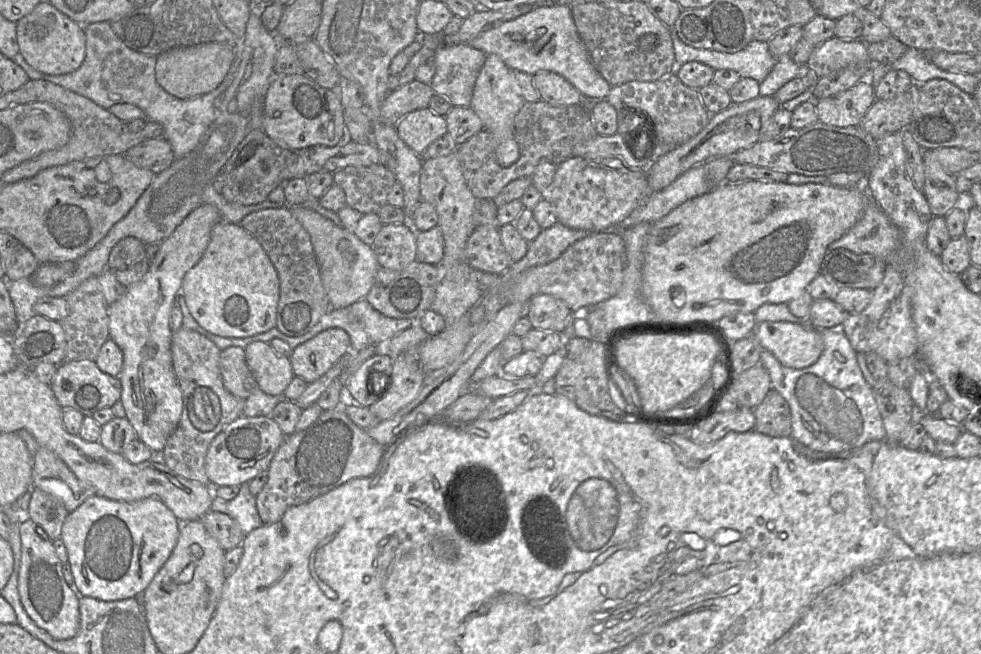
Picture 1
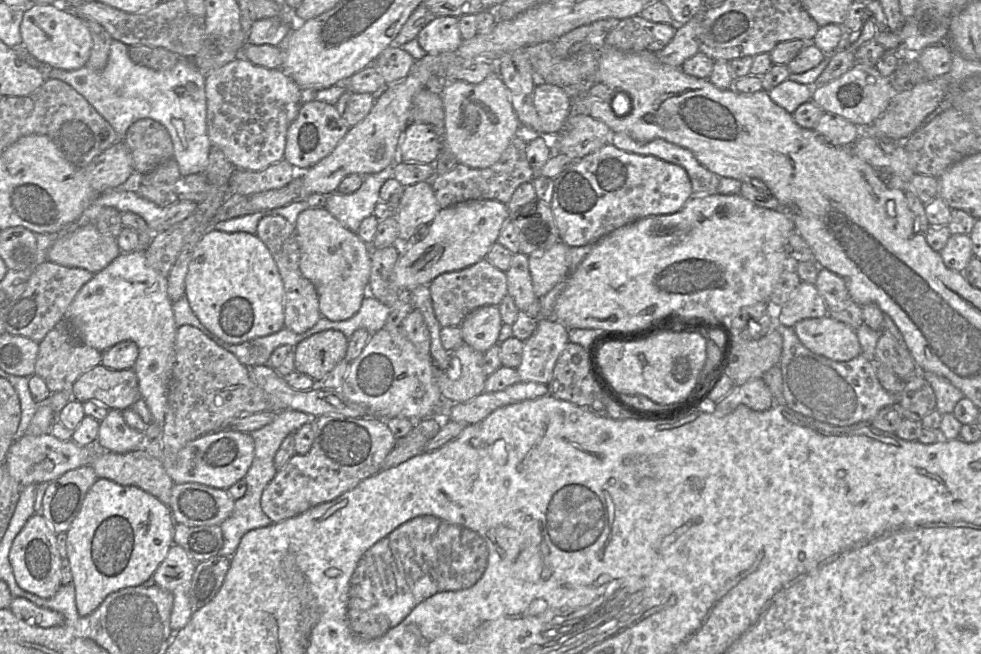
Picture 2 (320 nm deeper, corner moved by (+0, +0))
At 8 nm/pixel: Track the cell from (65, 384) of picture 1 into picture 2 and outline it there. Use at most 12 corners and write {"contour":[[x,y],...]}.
{"contour":[[102,364],[73,383],[75,400],[125,411],[141,398],[133,369]]}

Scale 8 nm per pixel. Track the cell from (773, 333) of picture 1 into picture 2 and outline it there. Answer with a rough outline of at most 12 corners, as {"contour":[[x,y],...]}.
{"contour":[[829,315],[793,329],[805,347],[844,362],[862,354],[856,329]]}

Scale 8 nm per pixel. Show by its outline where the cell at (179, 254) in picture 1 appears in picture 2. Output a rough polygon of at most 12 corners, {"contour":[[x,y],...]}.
{"contour":[[122,253],[66,311],[104,352],[125,340],[153,423],[163,425],[177,325],[167,277]]}

